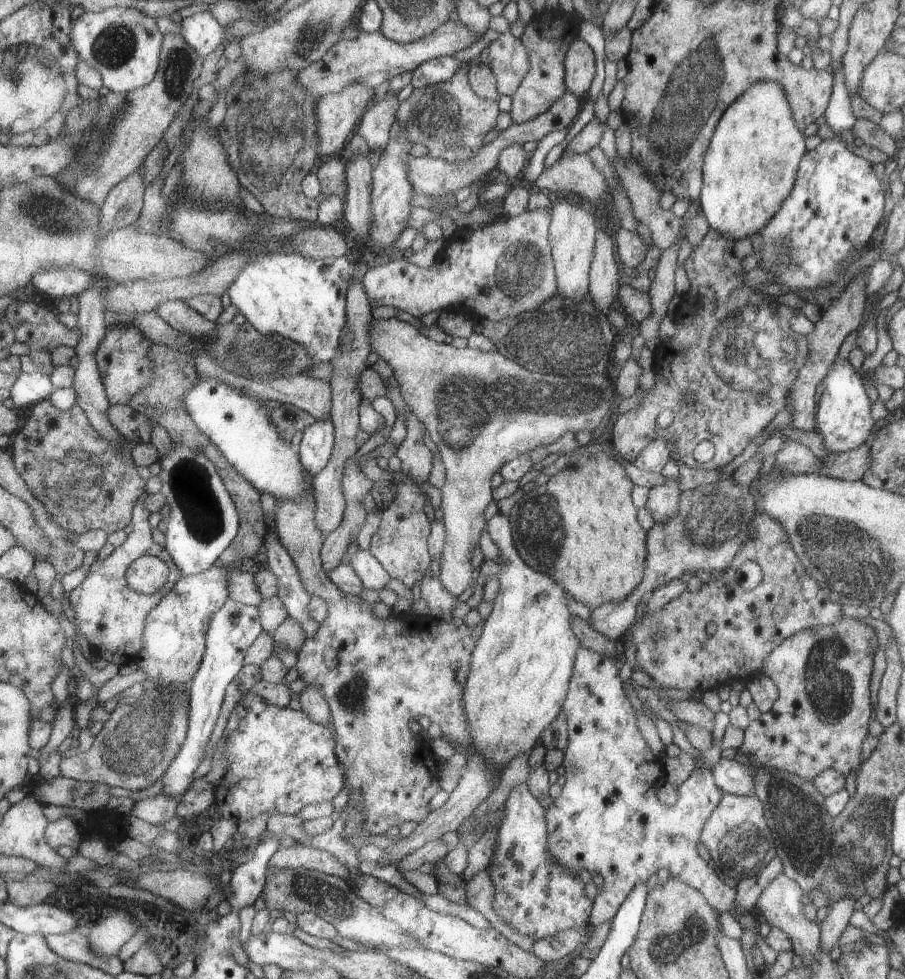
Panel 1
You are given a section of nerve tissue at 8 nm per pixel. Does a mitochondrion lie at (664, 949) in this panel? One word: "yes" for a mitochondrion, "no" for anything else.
yes

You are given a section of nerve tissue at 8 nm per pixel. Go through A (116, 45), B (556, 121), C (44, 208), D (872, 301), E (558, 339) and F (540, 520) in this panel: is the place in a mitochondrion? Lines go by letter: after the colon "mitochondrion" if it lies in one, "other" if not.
A: mitochondrion
B: other
C: mitochondrion
D: other
E: mitochondrion
F: mitochondrion

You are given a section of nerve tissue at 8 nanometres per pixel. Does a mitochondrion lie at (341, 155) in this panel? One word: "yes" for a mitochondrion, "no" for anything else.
no

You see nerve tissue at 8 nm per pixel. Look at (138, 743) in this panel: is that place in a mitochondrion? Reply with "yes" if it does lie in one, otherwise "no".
yes

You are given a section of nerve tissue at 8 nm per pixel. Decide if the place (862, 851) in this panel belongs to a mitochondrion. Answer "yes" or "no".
yes

